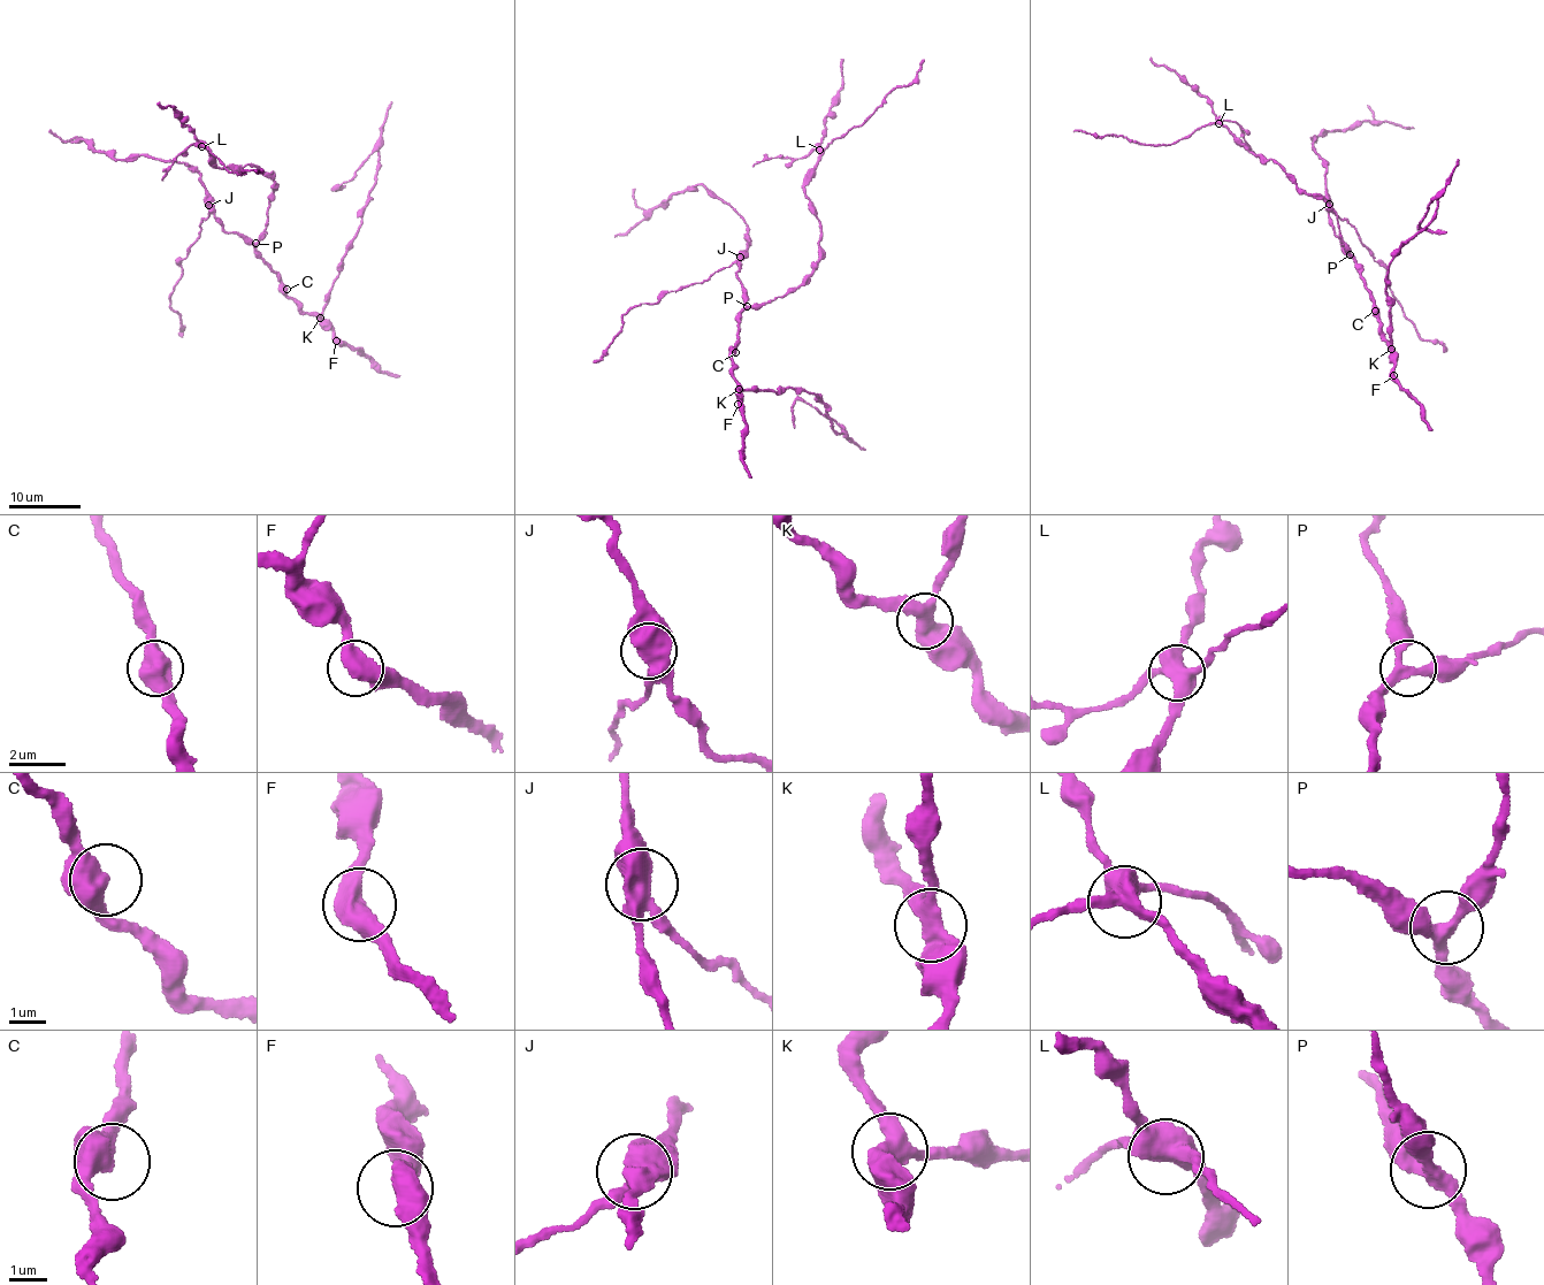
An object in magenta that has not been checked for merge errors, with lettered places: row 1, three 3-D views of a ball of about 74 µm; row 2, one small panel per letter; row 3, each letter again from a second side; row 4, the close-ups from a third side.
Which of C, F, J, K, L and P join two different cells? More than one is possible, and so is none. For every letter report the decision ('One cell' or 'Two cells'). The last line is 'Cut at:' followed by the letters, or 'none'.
C: One cell
F: One cell
J: Two cells
K: One cell
L: Two cells
P: One cell
Cut at: J, L

